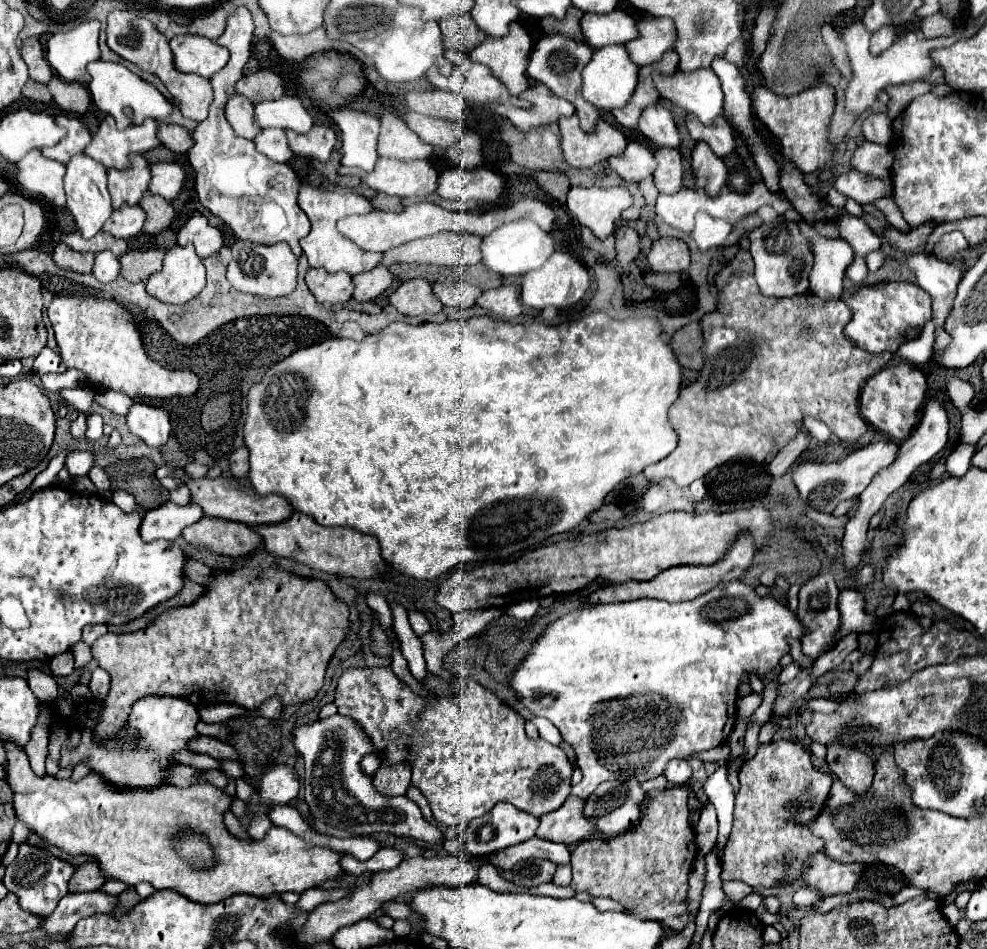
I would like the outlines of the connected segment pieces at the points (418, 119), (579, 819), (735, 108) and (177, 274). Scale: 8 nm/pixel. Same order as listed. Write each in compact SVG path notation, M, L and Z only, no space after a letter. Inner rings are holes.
M406 112L402 118L408 124L408 128L414 130L424 142L434 144L440 150L446 150L450 144L458 142L462 134L460 122L432 118L432 116L424 116L418 112Z
M570 796L558 810L542 814L536 828L536 838L564 844L590 838L594 834L594 826L582 816L582 806L582 800L574 800Z
M714 60L712 70L718 74L724 90L726 118L748 138L754 138L754 114L750 108L750 94L746 90L746 80L734 64L726 60Z
M174 246L166 252L162 270L148 278L146 290L162 302L186 304L202 292L204 282L204 264L194 248Z

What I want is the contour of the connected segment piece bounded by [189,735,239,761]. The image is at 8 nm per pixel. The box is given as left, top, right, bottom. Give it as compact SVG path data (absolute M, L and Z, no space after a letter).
M198 736L189 742L189 748L197 753L208 754L212 758L231 759L239 761L238 755L232 746L210 736Z

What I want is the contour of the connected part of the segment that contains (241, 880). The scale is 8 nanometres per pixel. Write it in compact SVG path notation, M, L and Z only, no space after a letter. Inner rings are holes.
M10 740L2 742L6 752L6 782L14 796L14 808L16 808L16 820L32 828L48 846L56 846L66 854L90 856L98 868L100 874L106 880L120 880L128 886L148 882L154 890L176 890L178 894L186 896L192 902L220 902L234 894L252 894L260 898L268 898L270 894L282 894L282 892L298 892L320 884L326 878L334 878L342 872L338 866L340 852L334 852L330 848L320 848L306 844L292 832L284 828L272 826L264 840L258 842L246 842L238 840L236 836L228 834L226 826L222 824L222 812L228 810L230 796L222 790L210 786L210 784L194 784L188 788L180 788L176 784L160 784L156 788L120 788L110 782L104 782L100 774L90 772L84 780L72 782L70 778L56 778L56 776L36 776L30 768L26 752L12 744ZM176 826L190 826L196 832L204 832L208 840L218 842L220 860L222 864L214 868L214 872L192 872L192 868L186 868L174 852L170 850L170 834L176 830Z

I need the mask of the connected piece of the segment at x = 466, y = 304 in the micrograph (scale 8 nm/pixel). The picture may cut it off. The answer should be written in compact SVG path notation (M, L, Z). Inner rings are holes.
M466 280L450 282L450 284L434 284L434 294L444 306L452 308L472 308L476 300L482 296L482 290L478 286L472 286Z

